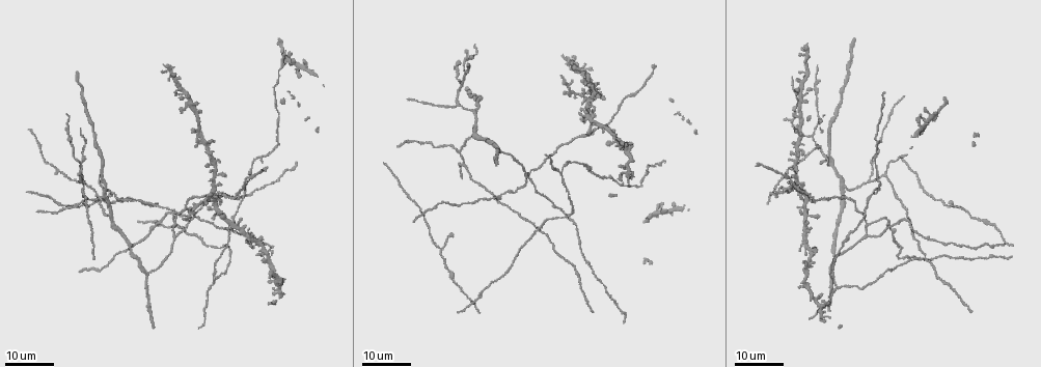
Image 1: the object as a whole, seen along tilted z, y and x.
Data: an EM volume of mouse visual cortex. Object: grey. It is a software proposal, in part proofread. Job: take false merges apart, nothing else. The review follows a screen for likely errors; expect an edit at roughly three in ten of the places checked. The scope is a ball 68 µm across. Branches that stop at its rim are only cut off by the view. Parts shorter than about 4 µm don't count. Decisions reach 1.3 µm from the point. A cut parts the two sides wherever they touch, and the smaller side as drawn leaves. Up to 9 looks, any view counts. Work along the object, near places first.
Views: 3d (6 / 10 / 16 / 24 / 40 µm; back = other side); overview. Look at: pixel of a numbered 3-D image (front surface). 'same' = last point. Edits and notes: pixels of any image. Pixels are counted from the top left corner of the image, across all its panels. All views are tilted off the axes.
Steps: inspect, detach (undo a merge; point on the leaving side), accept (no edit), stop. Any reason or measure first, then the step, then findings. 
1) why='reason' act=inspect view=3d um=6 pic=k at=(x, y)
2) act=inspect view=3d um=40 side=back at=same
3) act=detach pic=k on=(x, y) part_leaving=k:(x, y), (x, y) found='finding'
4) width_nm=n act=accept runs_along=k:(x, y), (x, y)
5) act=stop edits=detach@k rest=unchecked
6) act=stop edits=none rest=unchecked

why='three-way junction' act=inspect view=3d um=16 pic=1 at=(868, 178)

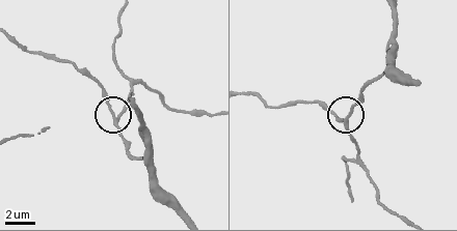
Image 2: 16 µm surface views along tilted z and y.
why='zoom in' act=inspect view=3d um=6 pic=2 at=(344, 121)

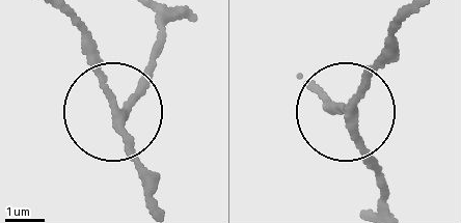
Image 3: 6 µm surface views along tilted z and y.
act=accept runs_along=3:(177, 21), (162, 29), (120, 109), (80, 28) found='one neuron here'

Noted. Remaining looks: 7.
why='three-way junction' act=inspect view=3d um=24 pic=1 at=(812, 136)

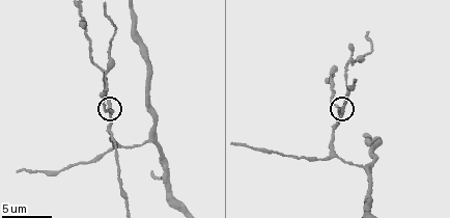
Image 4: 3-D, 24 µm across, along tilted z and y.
act=inspect view=3d um=10 pic=4 at=(110, 105)

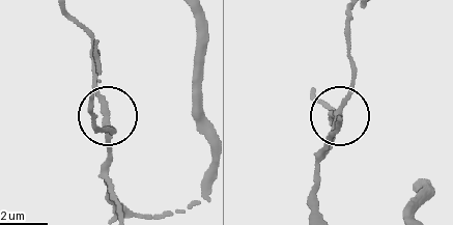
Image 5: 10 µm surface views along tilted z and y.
side_arm_um=17 act=accept found='continuous, no second neuron'

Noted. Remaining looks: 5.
why='three arms meet' act=inspect view=3d um=10 pic=4 at=(151, 137)

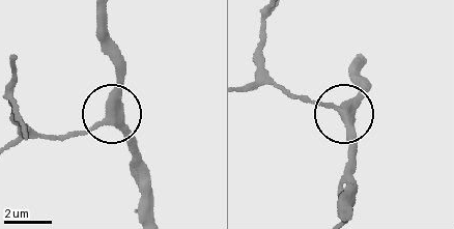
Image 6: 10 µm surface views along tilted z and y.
width_nm=370 act=accept found='one neuron here'

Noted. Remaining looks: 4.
act=inspect view=3d um=24 pic=1 at=(866, 235)

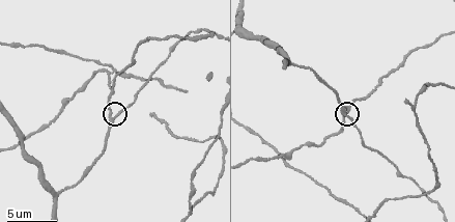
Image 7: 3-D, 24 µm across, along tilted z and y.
act=inspect view=3d um=10 pic=7 at=(113, 118)

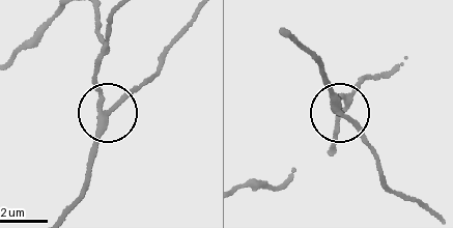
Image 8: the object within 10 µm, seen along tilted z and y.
act=accept runs_along=8:(75, 206), (106, 116), (142, 88) found='continuous, no second neuron'

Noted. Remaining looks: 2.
act=stop edits=none rest=unchecked

